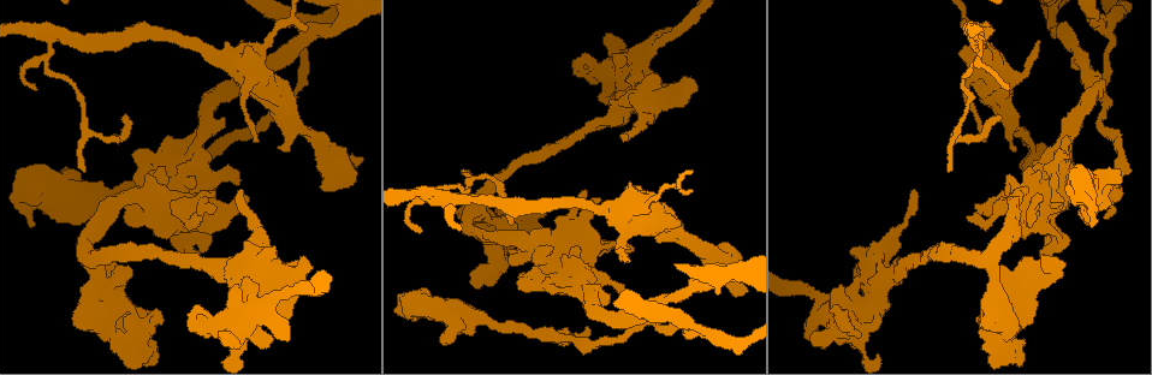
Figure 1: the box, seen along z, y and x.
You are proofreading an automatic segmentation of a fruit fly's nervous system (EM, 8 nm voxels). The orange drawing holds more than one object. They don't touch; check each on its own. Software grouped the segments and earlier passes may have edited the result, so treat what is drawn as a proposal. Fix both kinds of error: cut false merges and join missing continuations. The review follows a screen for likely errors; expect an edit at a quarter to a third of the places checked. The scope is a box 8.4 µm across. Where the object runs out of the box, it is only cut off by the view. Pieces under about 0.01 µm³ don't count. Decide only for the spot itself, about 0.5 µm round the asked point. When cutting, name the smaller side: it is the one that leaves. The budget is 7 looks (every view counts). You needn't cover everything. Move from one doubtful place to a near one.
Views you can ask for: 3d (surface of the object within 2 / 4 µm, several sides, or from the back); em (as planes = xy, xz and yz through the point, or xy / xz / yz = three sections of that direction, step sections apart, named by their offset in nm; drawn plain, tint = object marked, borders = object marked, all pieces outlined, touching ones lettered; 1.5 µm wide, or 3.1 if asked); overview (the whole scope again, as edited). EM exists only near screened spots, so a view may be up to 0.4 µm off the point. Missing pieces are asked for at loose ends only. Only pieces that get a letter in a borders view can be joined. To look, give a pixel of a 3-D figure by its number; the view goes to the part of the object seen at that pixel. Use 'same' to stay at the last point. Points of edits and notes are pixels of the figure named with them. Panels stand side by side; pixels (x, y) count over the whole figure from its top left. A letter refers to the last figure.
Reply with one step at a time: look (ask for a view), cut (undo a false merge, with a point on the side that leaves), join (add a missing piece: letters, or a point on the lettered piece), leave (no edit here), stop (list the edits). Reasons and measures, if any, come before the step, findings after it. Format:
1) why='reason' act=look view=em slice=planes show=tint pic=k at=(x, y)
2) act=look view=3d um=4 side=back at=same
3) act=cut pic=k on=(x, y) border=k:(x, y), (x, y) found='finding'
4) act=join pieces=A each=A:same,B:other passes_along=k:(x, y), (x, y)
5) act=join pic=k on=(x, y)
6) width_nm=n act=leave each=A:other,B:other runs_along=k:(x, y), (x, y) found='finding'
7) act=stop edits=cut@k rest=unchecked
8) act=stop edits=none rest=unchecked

why='thick end' act=look view=em slice=planes show=borders pic=1 at=(811, 338)

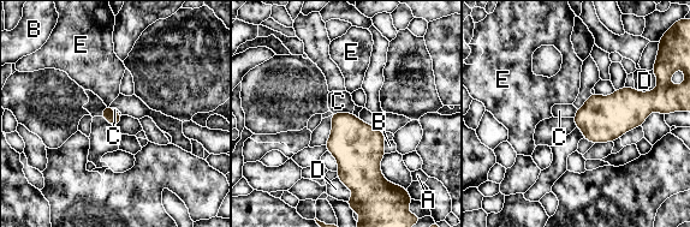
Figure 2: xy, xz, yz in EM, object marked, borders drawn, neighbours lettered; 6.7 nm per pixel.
act=leave each=A:other,B:other,C:other,D:other,E:other border=2:(332, 112), (351, 113) found='no lettered piece goes on from it'

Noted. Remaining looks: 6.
why='tapers out' act=look view=3d um=4 side=back pic=1 at=(1040, 41)

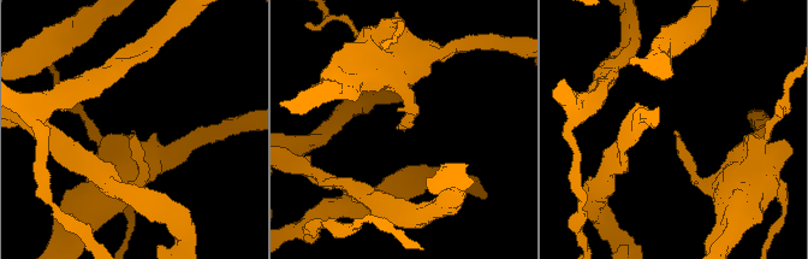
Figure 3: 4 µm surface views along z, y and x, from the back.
why='now the EM' act=look view=em slice=xy step=4 show=borders pic=3 at=(675, 134)

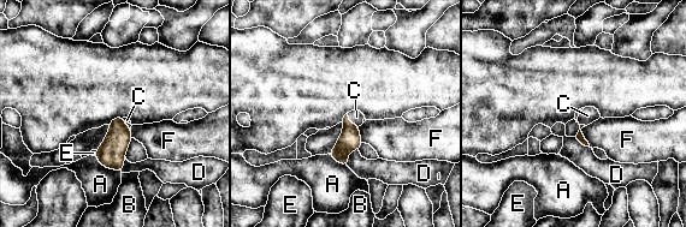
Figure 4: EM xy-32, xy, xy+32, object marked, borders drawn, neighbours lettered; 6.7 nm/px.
act=join pieces=C each=A:other,B:other,C:same,D:other,E:other,F:other passes_along=4:(349, 139), (349, 120), (356, 117) found='the neuron continues'

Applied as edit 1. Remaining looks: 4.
act=stop edits=join@4 rest=unchecked

